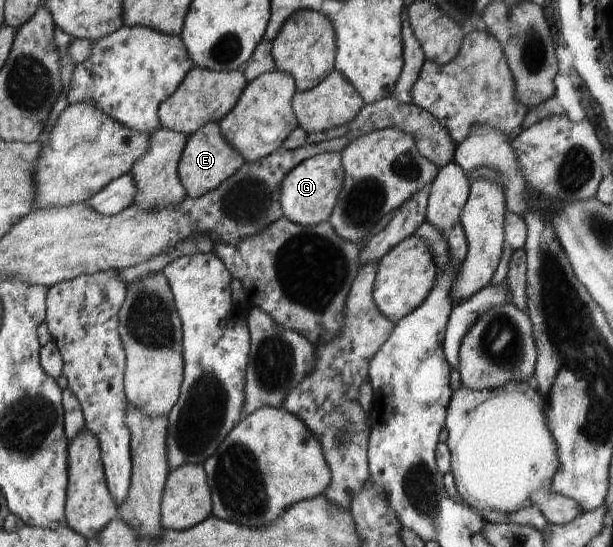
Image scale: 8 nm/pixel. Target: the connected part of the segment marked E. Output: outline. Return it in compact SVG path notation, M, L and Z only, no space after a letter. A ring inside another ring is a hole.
M210 122L188 137L178 162L178 179L184 186L188 197L198 199L234 175L244 165L244 162L245 159L240 152L222 135L219 123Z

